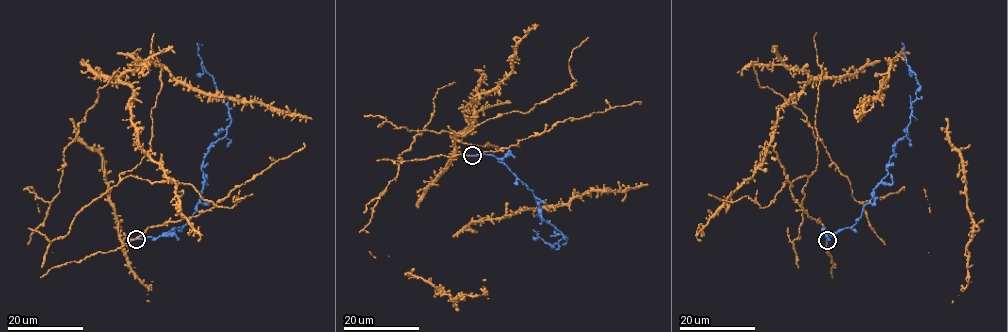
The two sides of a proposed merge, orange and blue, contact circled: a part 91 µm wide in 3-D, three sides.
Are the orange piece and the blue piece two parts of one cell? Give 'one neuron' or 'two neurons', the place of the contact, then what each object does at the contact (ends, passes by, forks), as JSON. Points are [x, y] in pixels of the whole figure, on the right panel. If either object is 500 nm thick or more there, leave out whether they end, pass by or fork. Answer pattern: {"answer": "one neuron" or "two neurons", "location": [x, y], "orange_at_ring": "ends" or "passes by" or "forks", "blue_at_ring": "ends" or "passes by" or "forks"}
{"answer": "two neurons", "location": [827, 240], "orange_at_ring": "passes by", "blue_at_ring": "ends"}

